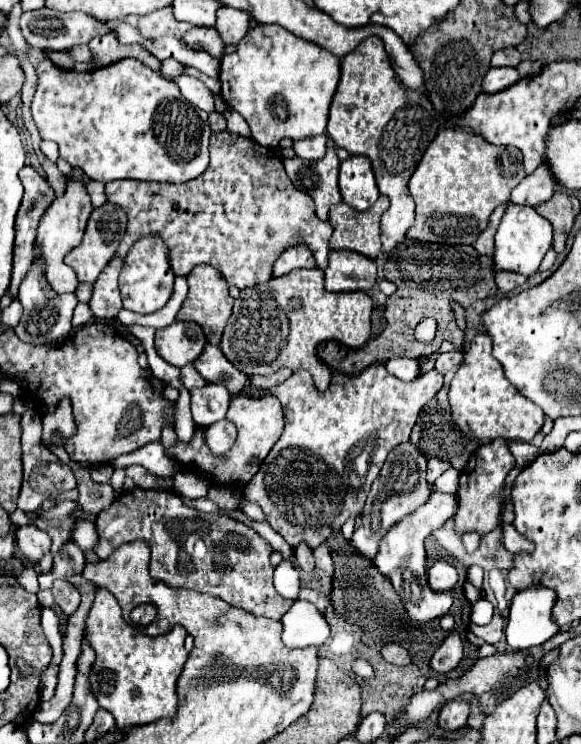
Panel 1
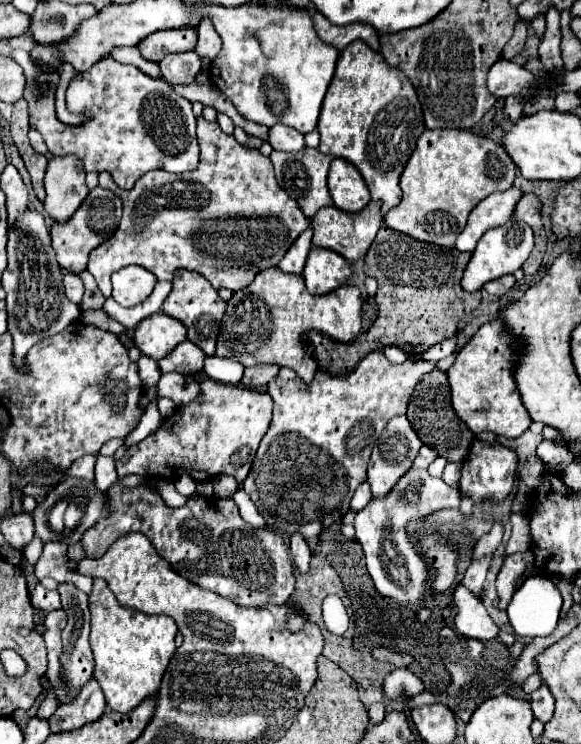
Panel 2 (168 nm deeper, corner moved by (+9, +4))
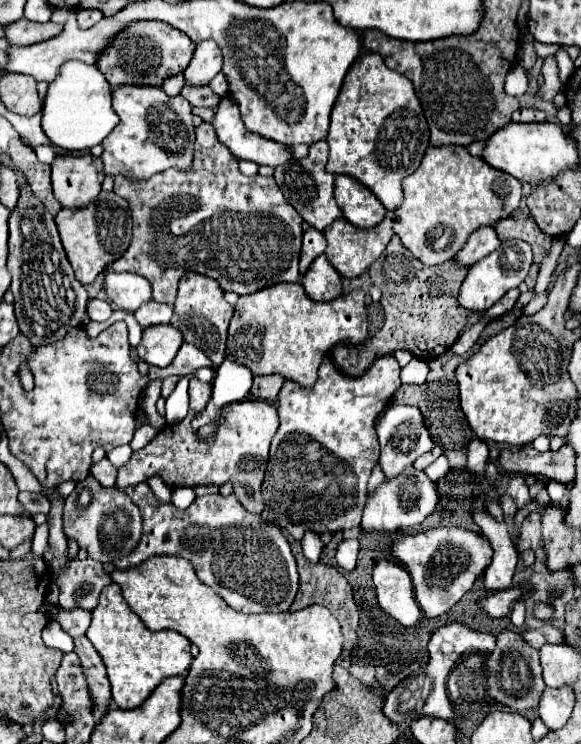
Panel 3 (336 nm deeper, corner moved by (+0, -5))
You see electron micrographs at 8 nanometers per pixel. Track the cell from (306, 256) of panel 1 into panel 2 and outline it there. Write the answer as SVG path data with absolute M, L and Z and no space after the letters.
M311 227L305 229L297 237L297 241L287 251L285 259L281 259L281 263L279 263L281 271L287 271L287 273L301 273L303 271L307 255L309 255L309 249L311 249L311 237L313 237L313 229Z

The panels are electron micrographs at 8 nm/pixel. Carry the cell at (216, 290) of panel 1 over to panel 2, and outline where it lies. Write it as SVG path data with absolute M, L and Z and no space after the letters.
M187 269L175 271L173 291L163 303L163 313L179 319L187 329L187 339L199 345L205 351L205 355L215 355L215 339L219 333L221 317L225 313L225 301L217 295L217 291L211 287L211 283L203 275L195 271L187 271Z

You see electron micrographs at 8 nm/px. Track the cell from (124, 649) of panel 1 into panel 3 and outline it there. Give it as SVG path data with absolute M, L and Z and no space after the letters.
M114 582L102 590L100 602L92 610L92 624L86 636L106 664L108 680L112 684L112 700L122 710L142 706L162 680L184 674L192 662L190 640L174 630L148 630L146 624L128 608L120 586Z

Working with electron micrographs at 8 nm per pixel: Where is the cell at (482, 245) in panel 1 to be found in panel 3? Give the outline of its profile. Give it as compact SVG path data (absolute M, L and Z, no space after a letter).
M482 226L478 228L474 234L470 234L468 242L464 244L464 248L454 256L454 260L458 264L476 264L478 260L482 260L484 256L488 256L490 252L494 252L500 246L500 238L494 230L494 226Z

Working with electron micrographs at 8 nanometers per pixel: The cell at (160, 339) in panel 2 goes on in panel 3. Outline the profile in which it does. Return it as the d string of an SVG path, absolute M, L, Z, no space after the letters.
M172 324L150 326L142 332L142 342L138 344L136 350L138 356L146 360L150 366L166 368L174 360L182 342L184 342L182 334Z

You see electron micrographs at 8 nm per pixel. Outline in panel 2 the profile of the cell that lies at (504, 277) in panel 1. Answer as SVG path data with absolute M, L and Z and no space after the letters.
M505 275L505 277L493 279L493 281L487 283L483 289L485 289L487 293L491 293L491 295L501 297L501 295L505 295L513 285L515 285L515 277L513 277L513 275Z

